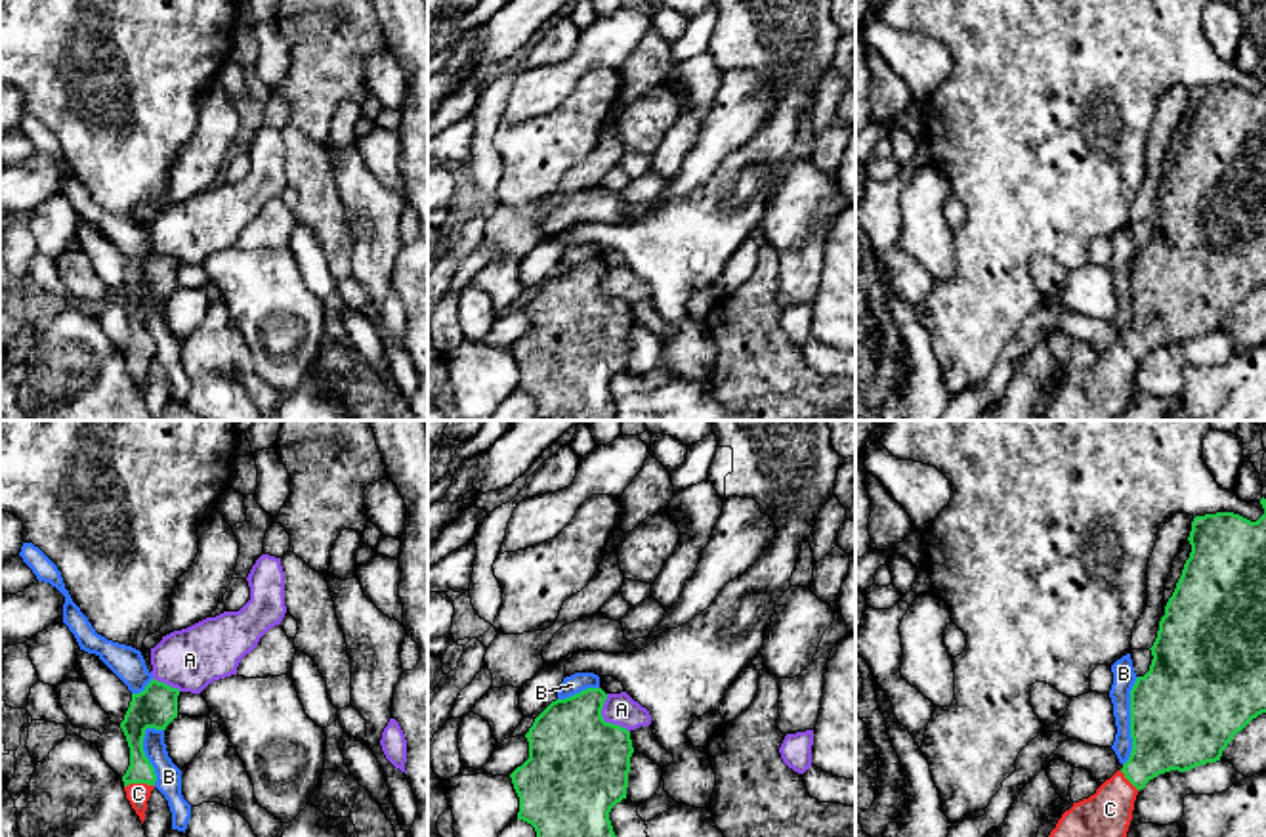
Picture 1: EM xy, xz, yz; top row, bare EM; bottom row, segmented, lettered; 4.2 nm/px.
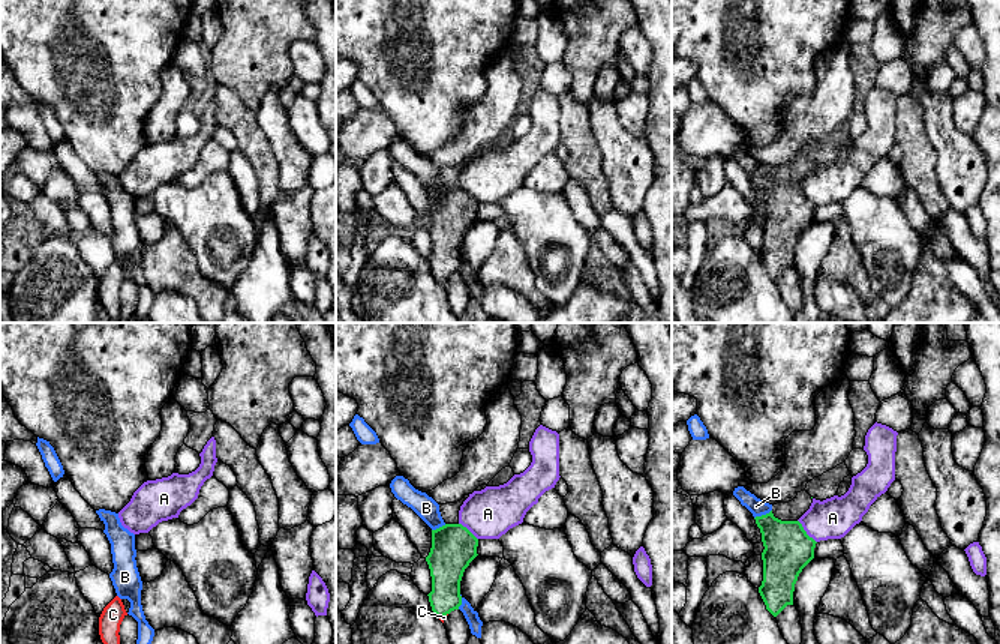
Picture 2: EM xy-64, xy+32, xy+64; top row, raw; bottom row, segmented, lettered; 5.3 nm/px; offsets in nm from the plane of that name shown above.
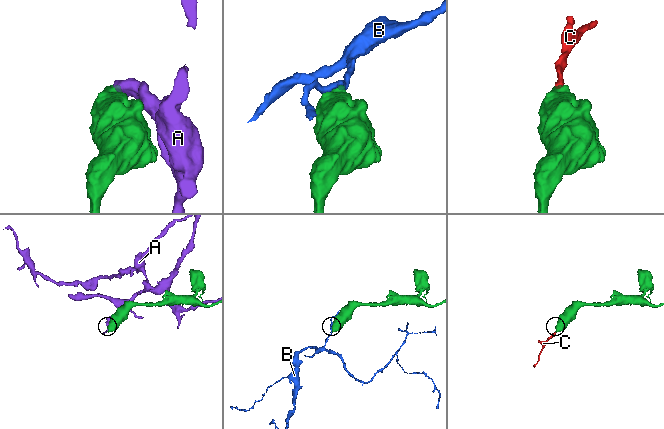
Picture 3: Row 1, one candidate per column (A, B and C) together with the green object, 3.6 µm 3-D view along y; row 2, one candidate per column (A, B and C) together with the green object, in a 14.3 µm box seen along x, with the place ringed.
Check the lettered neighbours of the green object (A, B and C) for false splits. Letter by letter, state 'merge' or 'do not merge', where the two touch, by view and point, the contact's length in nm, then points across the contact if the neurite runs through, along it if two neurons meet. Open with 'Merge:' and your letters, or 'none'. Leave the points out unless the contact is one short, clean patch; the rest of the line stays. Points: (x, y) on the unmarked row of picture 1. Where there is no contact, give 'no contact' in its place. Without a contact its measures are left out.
Merge: C
A: do not merge | xz (602, 291) | 190 nm | along xz (606, 266), (602, 289), (629, 304)
B: do not merge | yz (1131, 293) | 380 nm
C: merge | xy (138, 354) | 130 nm | across xy (134, 297), (138, 354), (138, 365)

